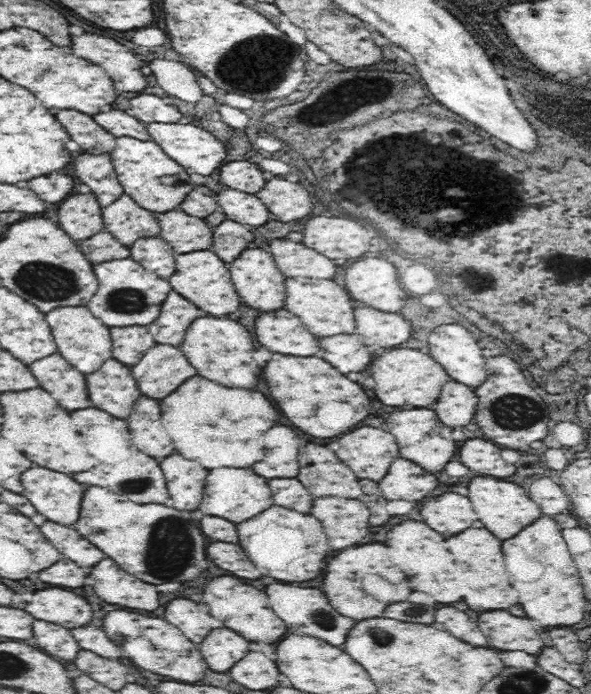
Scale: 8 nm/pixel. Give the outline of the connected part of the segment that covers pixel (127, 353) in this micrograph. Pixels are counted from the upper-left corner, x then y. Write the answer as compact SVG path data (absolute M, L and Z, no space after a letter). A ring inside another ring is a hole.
M120 326L120 328L110 328L112 336L112 356L120 360L126 366L138 364L144 354L156 346L154 338L150 336L150 330L146 326Z

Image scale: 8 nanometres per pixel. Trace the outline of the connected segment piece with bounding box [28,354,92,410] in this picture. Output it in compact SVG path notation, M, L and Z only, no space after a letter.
M60 354L42 358L28 368L38 378L40 388L50 392L52 398L58 400L60 406L64 406L68 410L92 406L88 400L84 374L80 374L76 368L72 368Z

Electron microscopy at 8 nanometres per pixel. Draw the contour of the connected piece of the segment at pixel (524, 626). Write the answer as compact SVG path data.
M494 610L484 612L478 618L480 630L486 634L490 648L496 650L524 650L528 654L538 656L548 640L544 640L536 628L534 622L528 618L516 618L506 610Z

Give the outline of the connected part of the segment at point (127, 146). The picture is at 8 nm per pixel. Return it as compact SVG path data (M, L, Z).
M128 136L118 138L112 150L112 164L116 168L124 192L130 194L138 202L138 206L154 214L166 214L170 210L178 210L180 204L188 198L188 194L192 194L196 186L190 180L190 174L174 158L170 158L164 152L164 148L154 140L146 142Z

